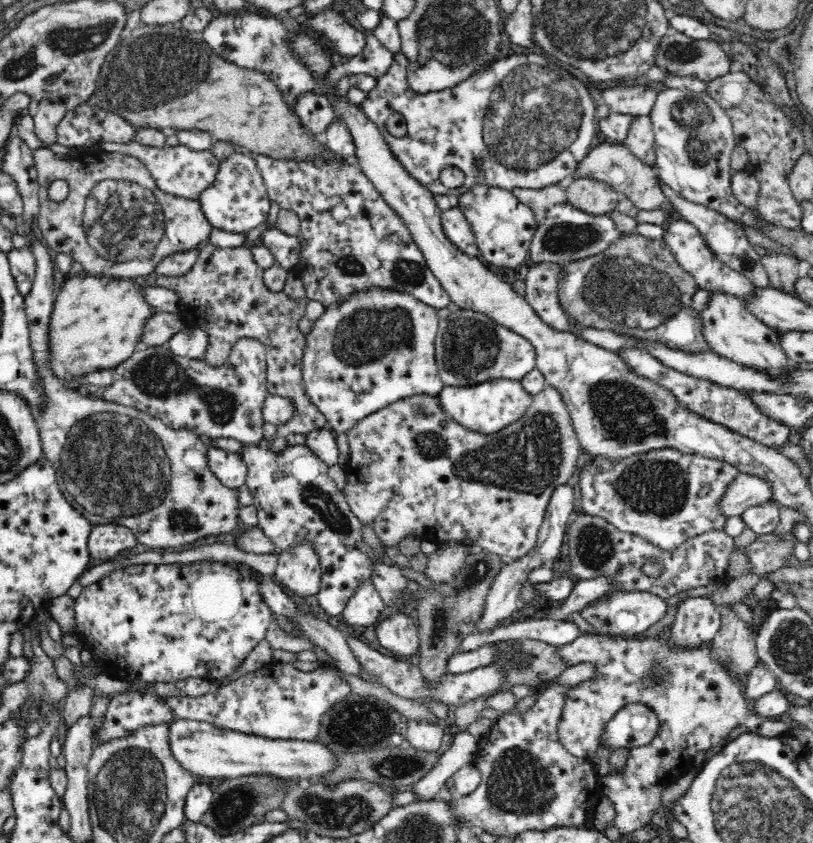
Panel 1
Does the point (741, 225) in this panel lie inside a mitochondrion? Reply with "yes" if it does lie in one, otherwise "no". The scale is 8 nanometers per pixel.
no

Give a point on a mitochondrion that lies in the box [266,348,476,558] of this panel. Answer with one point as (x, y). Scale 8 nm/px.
(331, 516)

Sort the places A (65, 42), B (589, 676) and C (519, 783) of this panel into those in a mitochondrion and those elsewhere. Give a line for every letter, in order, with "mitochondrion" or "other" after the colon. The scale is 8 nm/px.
A: mitochondrion
B: other
C: mitochondrion

